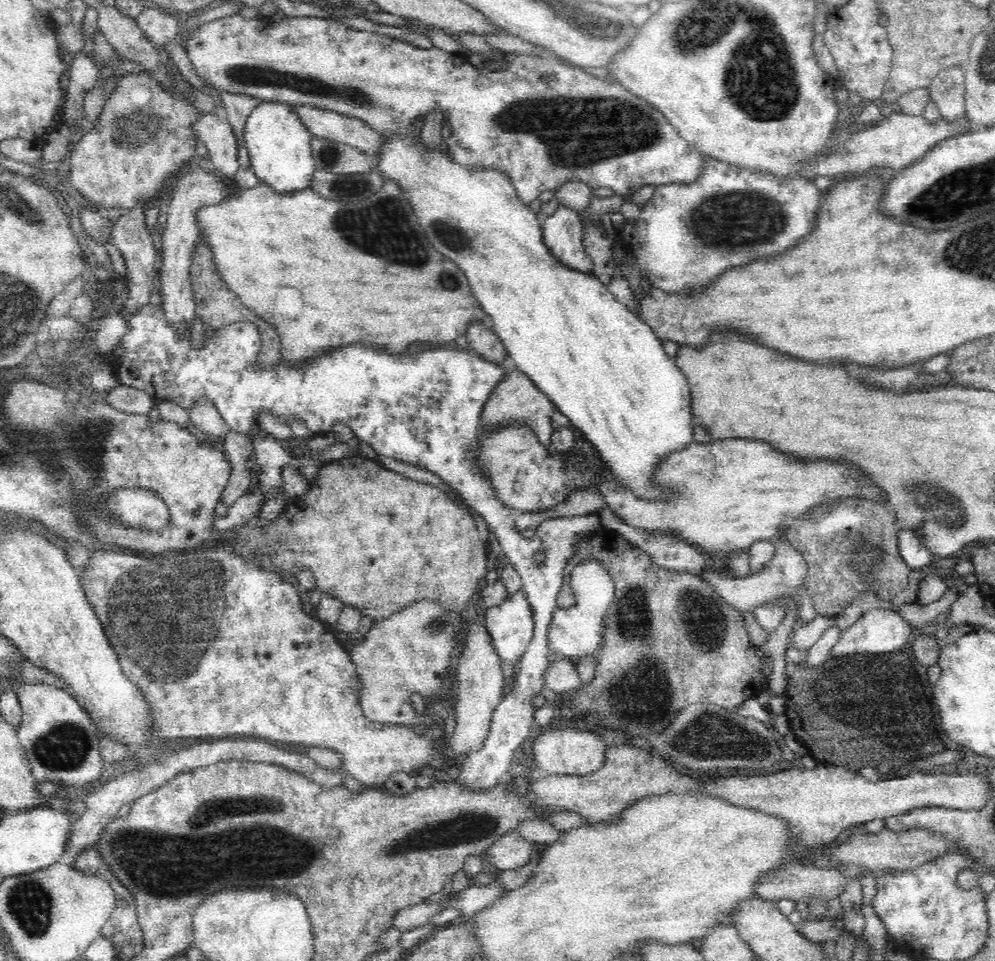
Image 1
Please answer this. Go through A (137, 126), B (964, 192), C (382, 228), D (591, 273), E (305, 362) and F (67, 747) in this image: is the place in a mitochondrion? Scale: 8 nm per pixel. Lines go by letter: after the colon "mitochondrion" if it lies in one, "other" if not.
A: mitochondrion
B: mitochondrion
C: mitochondrion
D: other
E: other
F: mitochondrion

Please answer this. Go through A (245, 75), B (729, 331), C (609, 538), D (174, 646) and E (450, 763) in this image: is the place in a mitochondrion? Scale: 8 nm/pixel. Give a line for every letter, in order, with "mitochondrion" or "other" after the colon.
A: mitochondrion
B: other
C: other
D: mitochondrion
E: other

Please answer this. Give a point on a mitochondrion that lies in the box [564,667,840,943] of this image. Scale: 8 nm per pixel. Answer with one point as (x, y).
(709, 734)

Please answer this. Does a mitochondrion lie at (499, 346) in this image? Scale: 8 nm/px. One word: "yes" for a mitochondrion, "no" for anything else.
no

